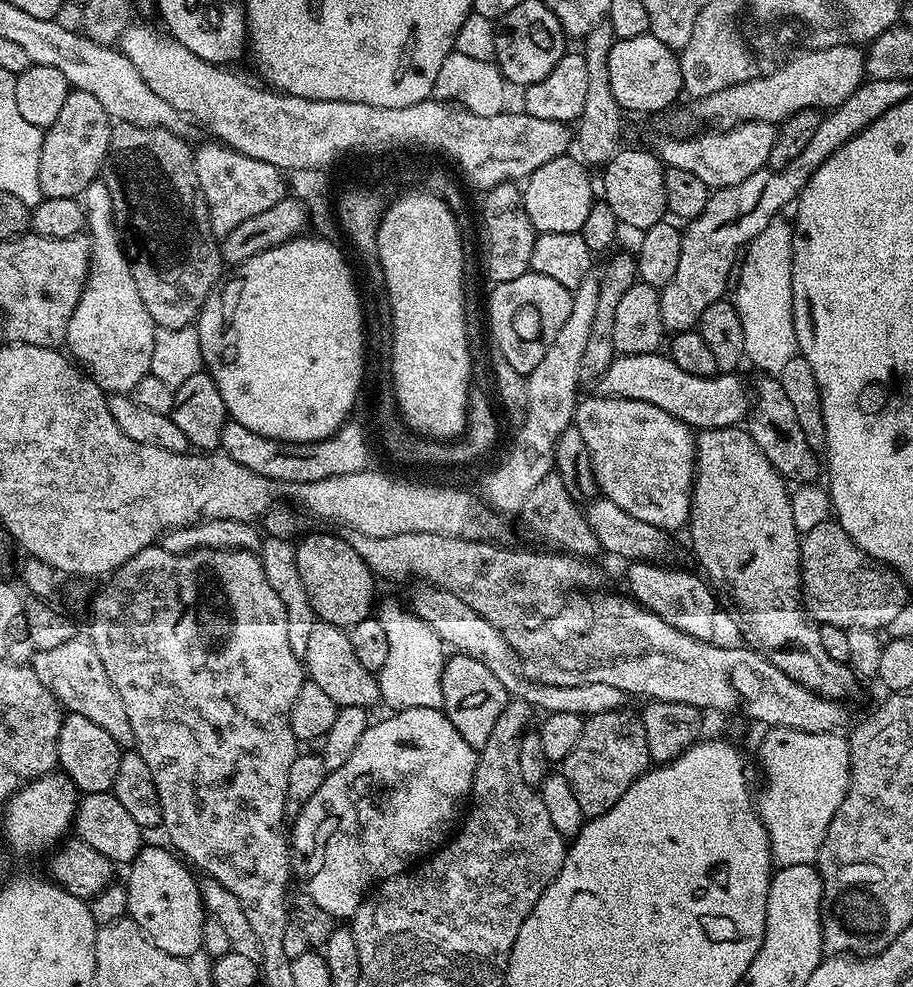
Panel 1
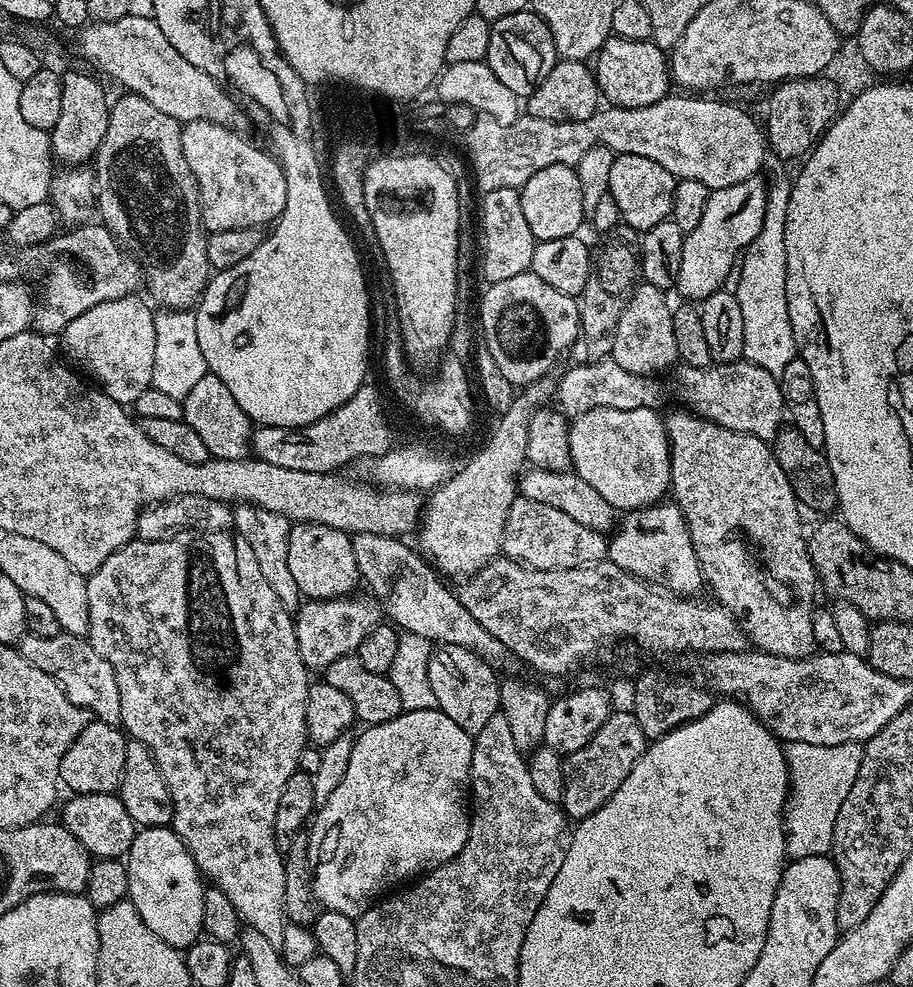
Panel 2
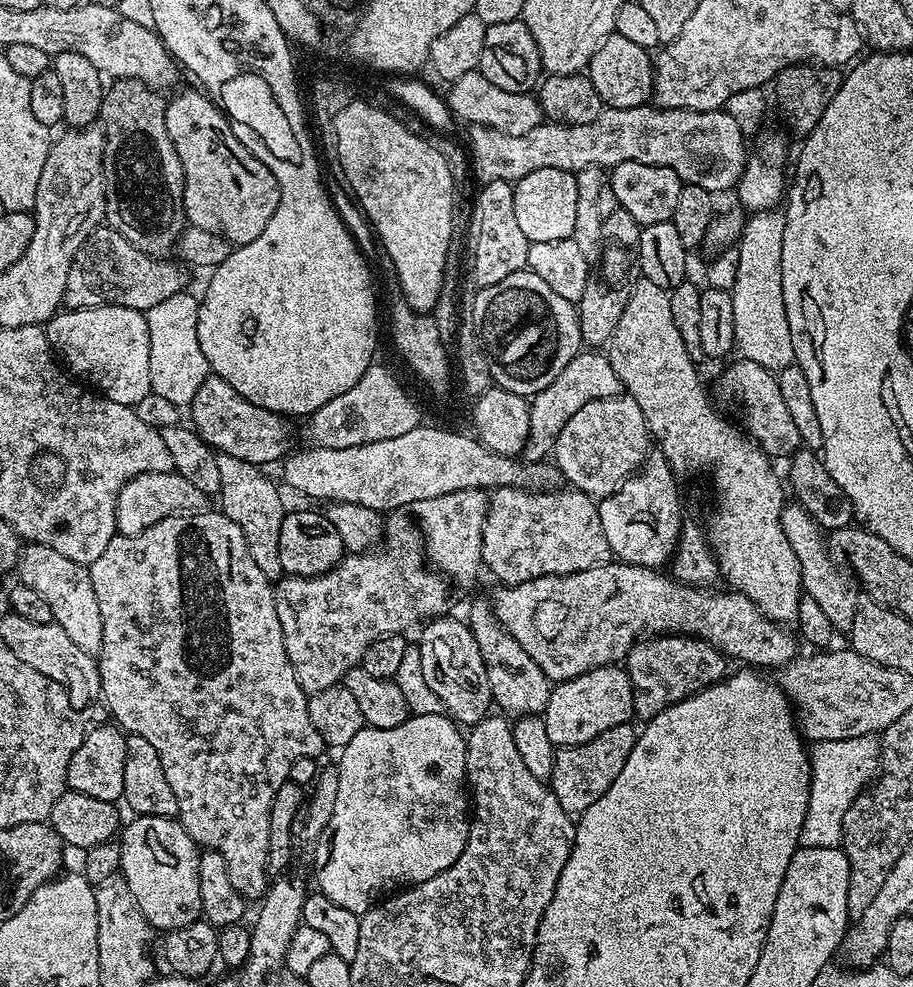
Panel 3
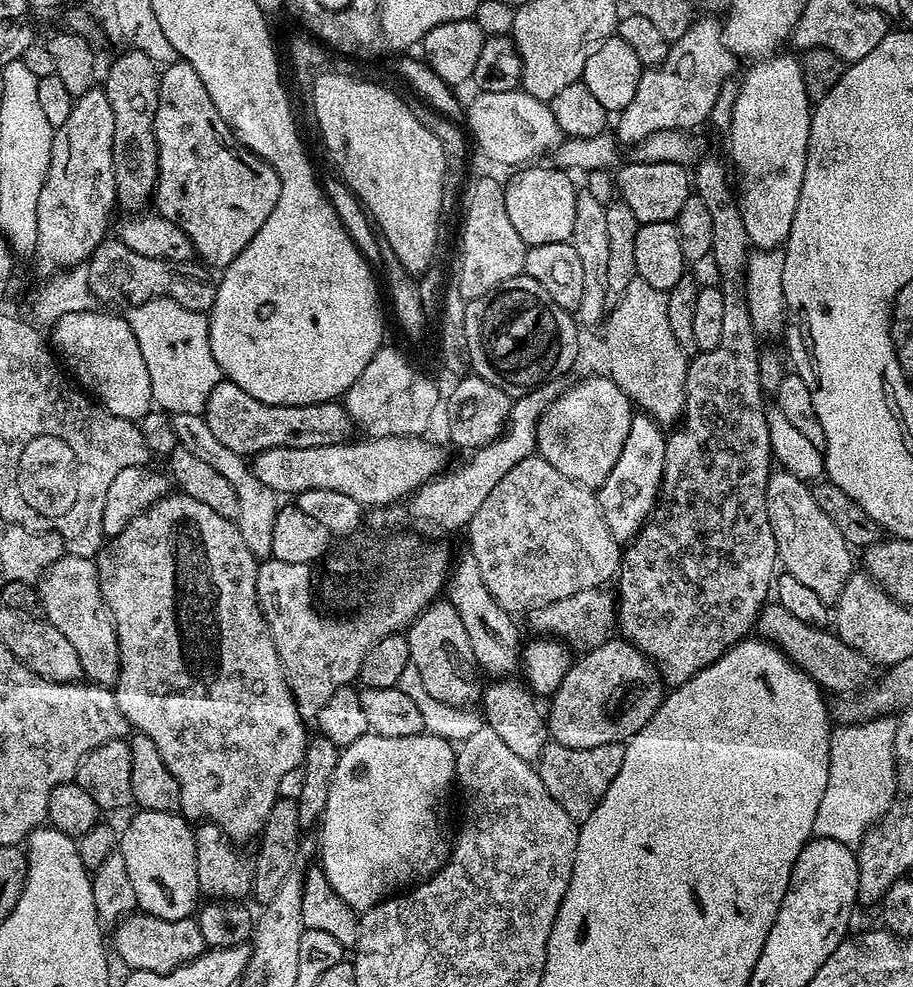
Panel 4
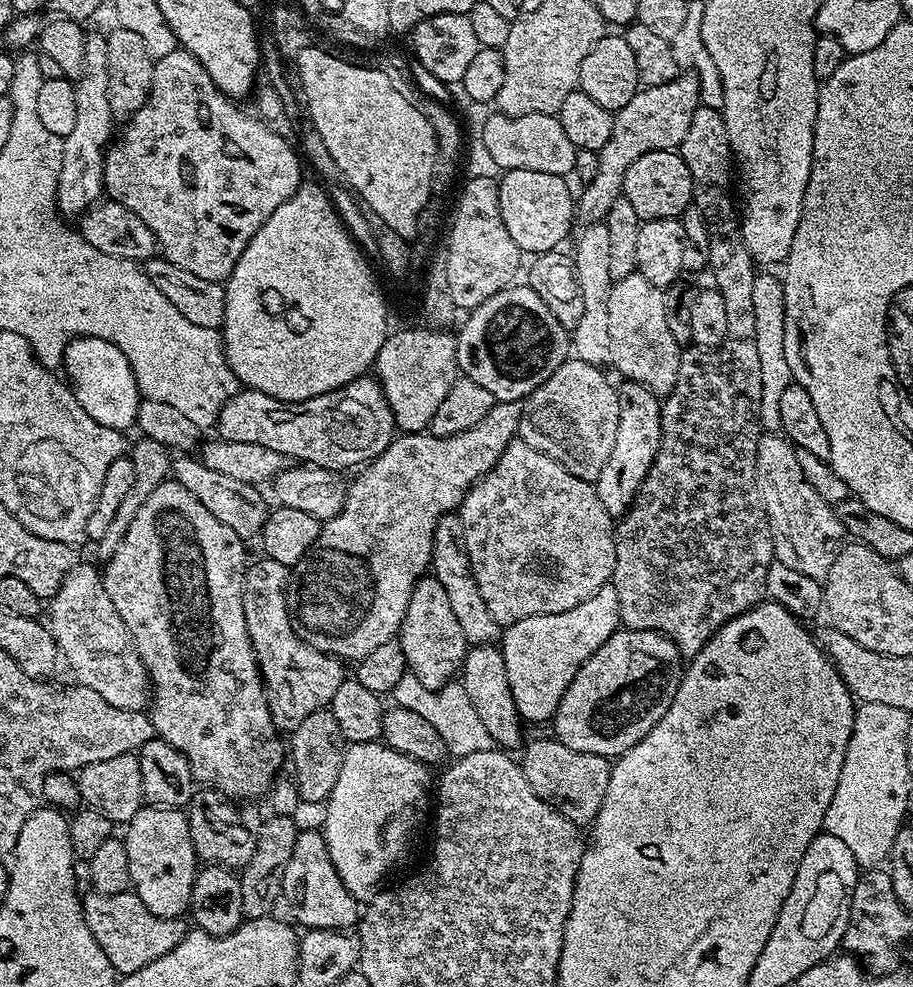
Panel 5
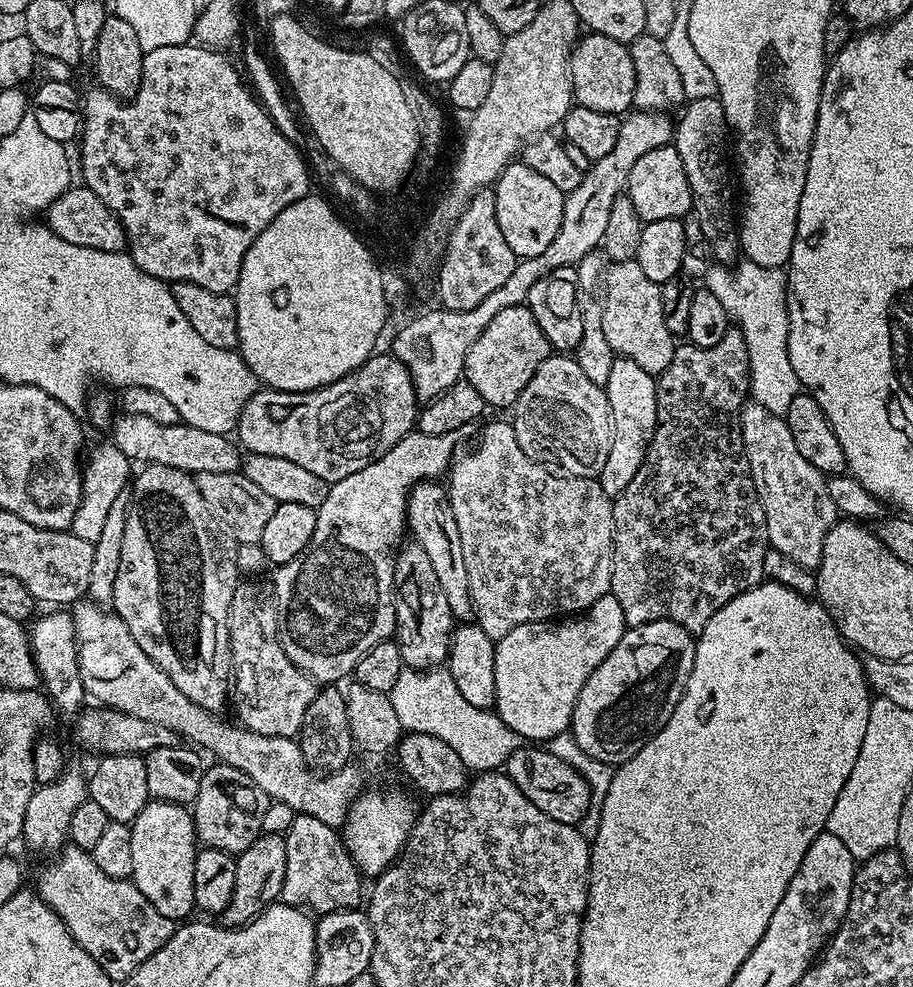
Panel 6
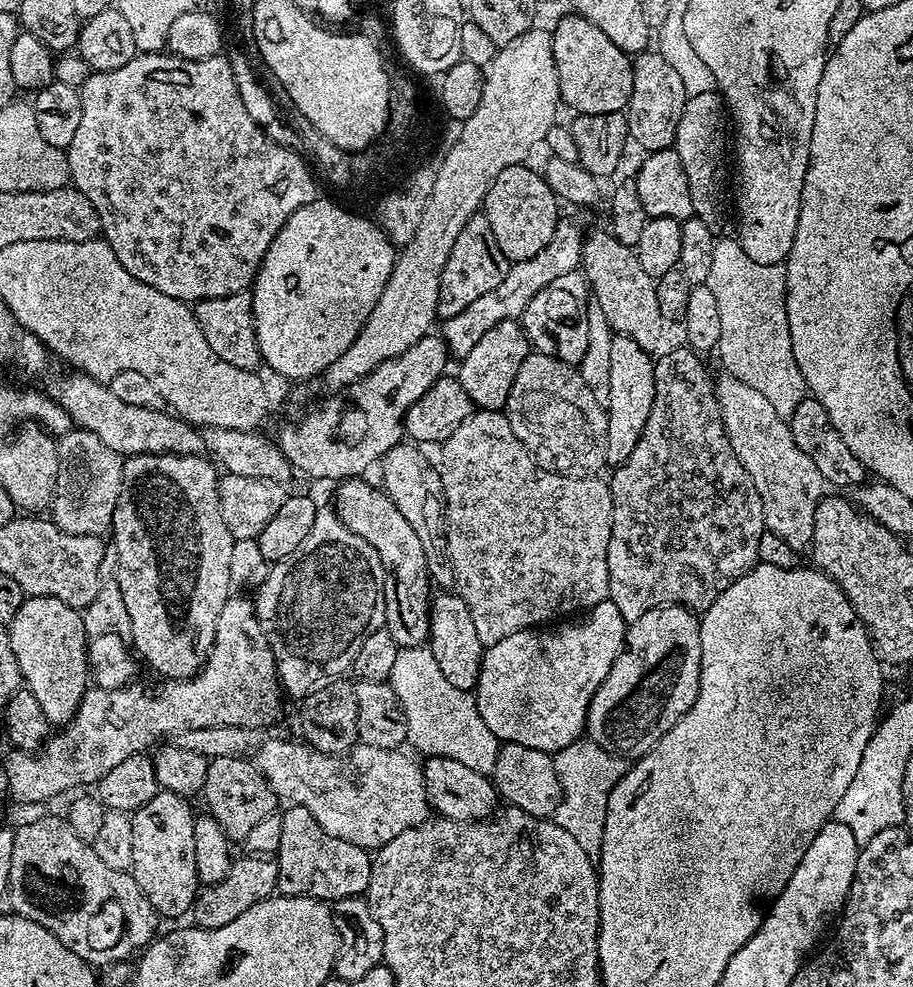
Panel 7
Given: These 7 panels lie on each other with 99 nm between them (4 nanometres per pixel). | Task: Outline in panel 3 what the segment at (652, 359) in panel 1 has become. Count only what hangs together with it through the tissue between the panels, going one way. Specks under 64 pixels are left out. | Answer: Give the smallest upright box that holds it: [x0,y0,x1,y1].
[523,350,801,464]

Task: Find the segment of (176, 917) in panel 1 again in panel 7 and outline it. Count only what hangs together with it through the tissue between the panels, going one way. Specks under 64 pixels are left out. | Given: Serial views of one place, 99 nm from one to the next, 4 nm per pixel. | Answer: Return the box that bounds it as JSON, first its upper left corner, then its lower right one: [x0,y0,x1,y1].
[131,790,198,917]

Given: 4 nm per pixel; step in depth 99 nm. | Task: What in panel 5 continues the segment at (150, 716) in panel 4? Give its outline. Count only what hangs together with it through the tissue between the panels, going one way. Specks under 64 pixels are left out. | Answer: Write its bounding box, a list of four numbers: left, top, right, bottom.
[102,478,286,802]

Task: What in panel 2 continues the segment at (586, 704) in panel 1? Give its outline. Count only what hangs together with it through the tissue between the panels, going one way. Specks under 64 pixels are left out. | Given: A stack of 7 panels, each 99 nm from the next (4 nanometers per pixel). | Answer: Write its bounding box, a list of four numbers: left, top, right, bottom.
[352,533,506,662]

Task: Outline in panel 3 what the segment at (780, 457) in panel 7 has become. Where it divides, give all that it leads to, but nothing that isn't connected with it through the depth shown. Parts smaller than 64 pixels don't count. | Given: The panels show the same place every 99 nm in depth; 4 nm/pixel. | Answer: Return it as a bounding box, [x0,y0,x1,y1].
[780,502,862,633]

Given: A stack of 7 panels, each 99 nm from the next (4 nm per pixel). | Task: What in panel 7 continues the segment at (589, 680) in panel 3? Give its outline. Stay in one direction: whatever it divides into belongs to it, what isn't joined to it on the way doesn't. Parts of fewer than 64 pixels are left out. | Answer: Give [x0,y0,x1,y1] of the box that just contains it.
[587,604,702,762]

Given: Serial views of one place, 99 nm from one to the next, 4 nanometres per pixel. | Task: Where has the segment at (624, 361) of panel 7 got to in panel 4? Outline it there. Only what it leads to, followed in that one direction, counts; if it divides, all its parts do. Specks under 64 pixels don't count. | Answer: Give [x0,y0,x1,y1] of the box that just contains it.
[596,415,665,542]

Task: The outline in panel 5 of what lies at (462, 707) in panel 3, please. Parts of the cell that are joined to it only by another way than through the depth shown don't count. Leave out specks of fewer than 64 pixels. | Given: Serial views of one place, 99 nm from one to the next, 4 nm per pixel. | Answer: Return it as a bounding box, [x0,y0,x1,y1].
[398,574,470,692]

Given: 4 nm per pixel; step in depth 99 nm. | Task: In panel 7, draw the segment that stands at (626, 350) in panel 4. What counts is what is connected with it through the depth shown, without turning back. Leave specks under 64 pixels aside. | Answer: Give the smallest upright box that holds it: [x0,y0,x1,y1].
[580,231,666,350]

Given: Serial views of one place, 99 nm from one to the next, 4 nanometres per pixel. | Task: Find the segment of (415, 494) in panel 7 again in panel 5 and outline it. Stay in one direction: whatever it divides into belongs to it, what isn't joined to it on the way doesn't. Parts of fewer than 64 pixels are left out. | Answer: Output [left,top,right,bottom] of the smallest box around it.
[431,514,502,645]

